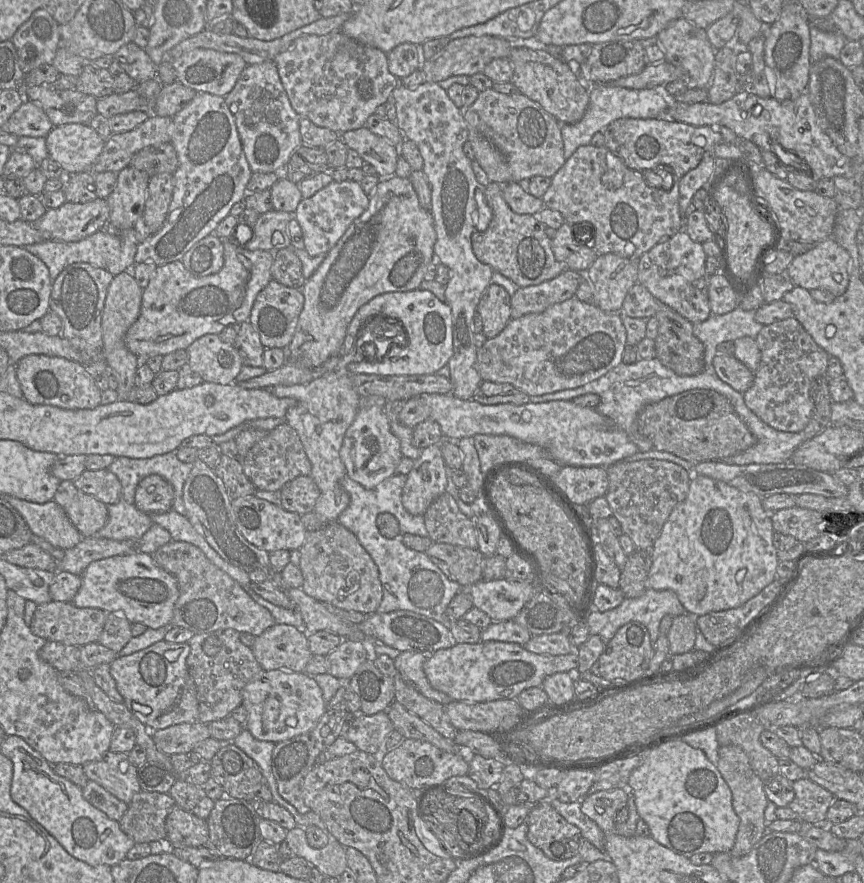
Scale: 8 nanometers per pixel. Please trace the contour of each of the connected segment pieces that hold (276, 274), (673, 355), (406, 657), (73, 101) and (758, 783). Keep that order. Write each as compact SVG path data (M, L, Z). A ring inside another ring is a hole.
M293 247L279 249L273 256L272 279L284 286L302 290L306 279L303 276L302 263Z
M657 300L656 358L679 376L694 376L705 367L703 343L693 333L693 323Z
M405 651L394 659L394 665L398 674L423 696L445 706L453 700L429 684L423 669L426 659L421 652Z
M49 85L21 88L26 101L40 106L54 127L70 123L89 125L98 114L97 98L74 90L56 90Z
M720 746L718 754L716 767L731 790L733 809L740 820L736 841L729 853L733 857L741 857L746 855L766 833L764 811L769 800L764 792L762 780L752 770L749 758L741 747Z

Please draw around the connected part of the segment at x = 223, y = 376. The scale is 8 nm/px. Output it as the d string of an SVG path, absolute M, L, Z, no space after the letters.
M217 334L201 336L186 350L190 368L203 382L233 384L243 366L235 346L222 341Z

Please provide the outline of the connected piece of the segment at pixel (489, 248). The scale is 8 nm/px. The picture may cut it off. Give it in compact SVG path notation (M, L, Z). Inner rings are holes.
M489 182L484 195L492 211L492 218L486 230L475 231L471 245L476 258L494 271L510 279L518 287L540 284L558 276L567 268L557 261L552 250L552 240L545 234L543 223L531 214L517 214L511 210L503 197L503 185Z

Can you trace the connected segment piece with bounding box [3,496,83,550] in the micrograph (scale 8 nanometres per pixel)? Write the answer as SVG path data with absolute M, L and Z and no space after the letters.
M3 496L22 515L33 535L54 547L67 550L83 538L64 510L54 501L38 504L13 496Z

